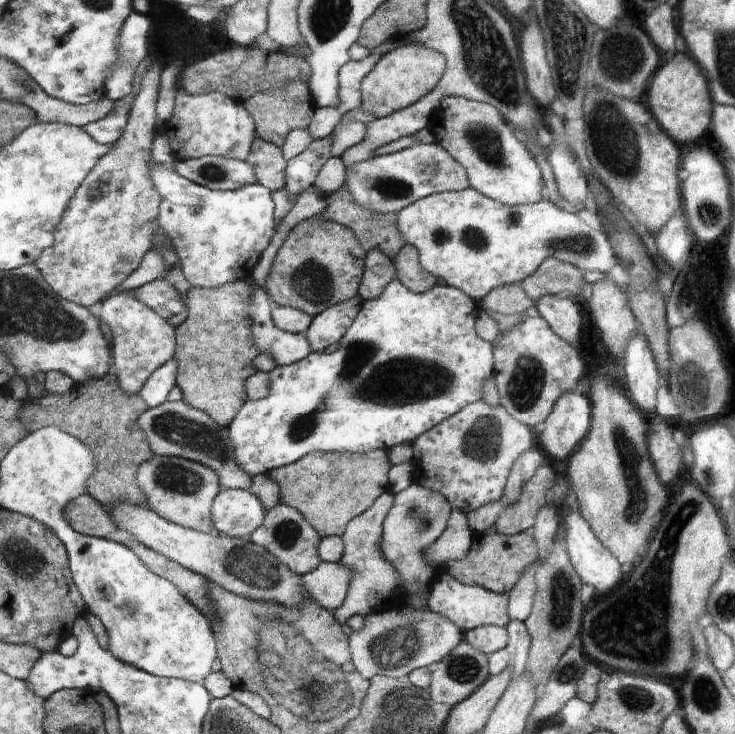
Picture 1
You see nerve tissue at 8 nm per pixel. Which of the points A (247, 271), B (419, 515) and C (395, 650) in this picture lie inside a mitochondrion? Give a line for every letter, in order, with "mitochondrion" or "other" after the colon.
A: other
B: mitochondrion
C: mitochondrion

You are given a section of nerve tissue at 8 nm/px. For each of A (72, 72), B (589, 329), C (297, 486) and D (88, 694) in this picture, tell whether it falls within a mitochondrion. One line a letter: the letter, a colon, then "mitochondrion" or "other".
A: other
B: other
C: other
D: other

